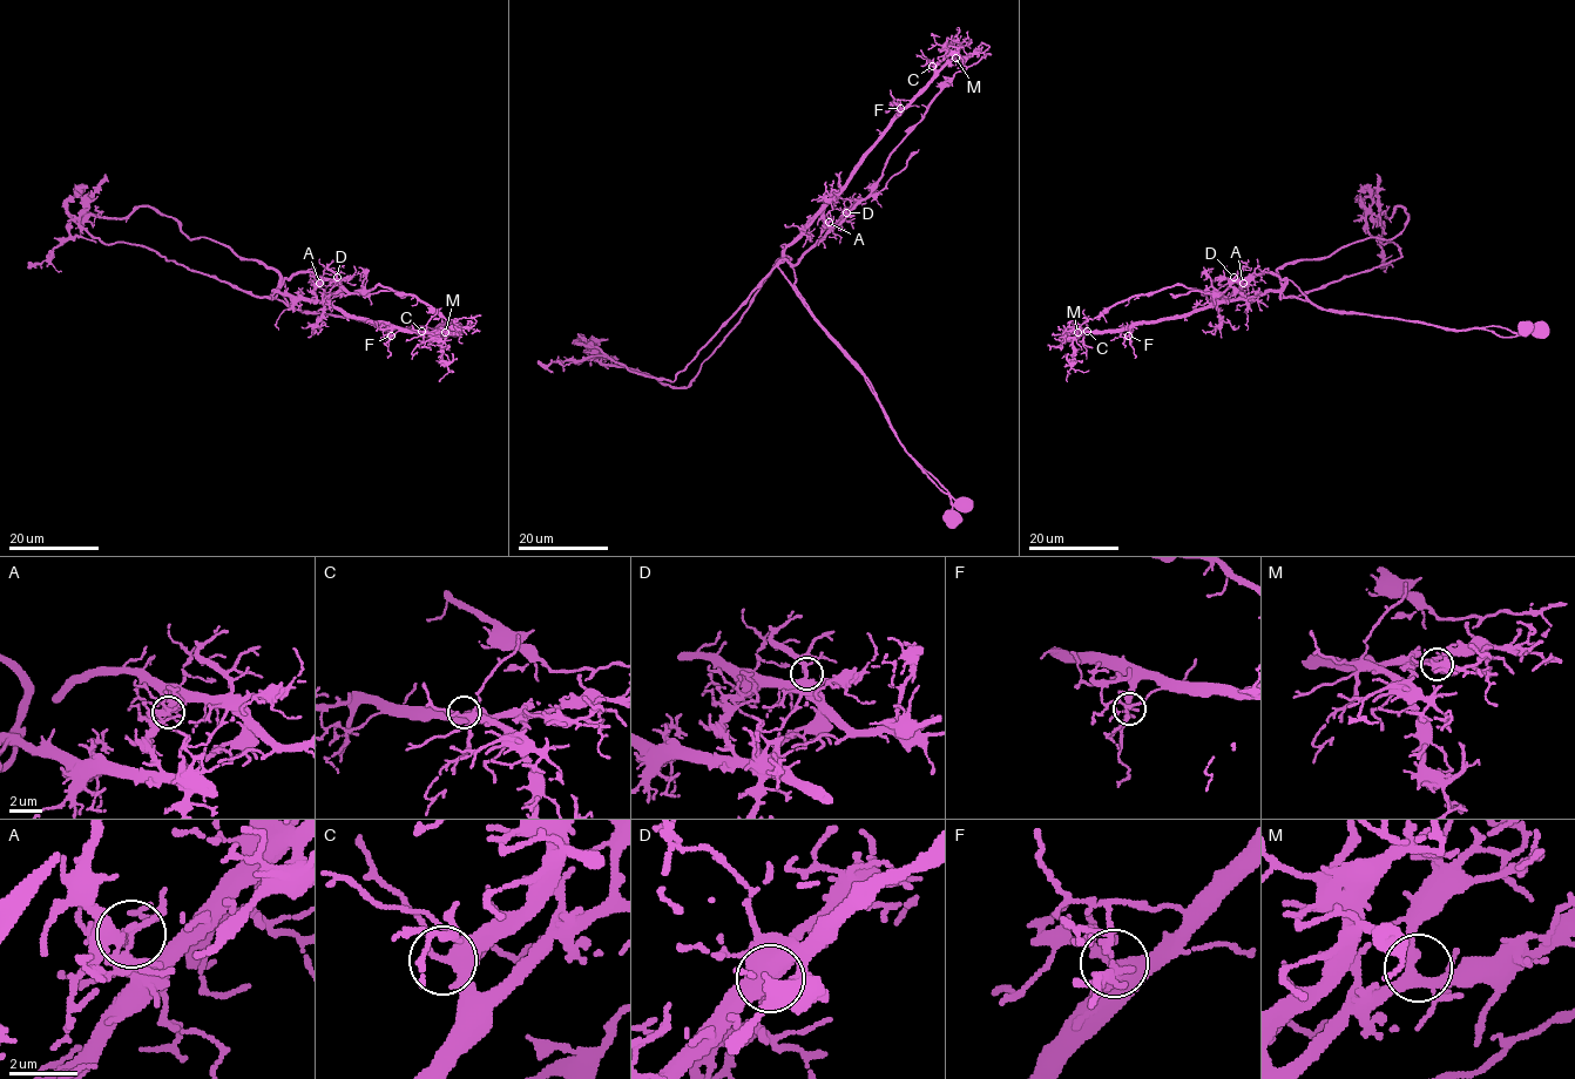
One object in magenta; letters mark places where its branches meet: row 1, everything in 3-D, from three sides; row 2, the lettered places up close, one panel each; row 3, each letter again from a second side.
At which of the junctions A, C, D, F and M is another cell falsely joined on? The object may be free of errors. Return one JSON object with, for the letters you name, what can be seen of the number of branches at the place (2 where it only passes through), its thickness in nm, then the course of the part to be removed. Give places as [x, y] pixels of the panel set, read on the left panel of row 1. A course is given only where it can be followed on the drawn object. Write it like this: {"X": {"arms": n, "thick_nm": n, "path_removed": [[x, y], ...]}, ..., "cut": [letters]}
{"A": {"arms": 8, "thick_nm": 170, "path_removed": [[318, 284], [297, 272], [258, 298], [141, 245], [106, 244], [68, 212], [74, 197], [86, 209], [97, 196]]}, "cut": ["A"]}

